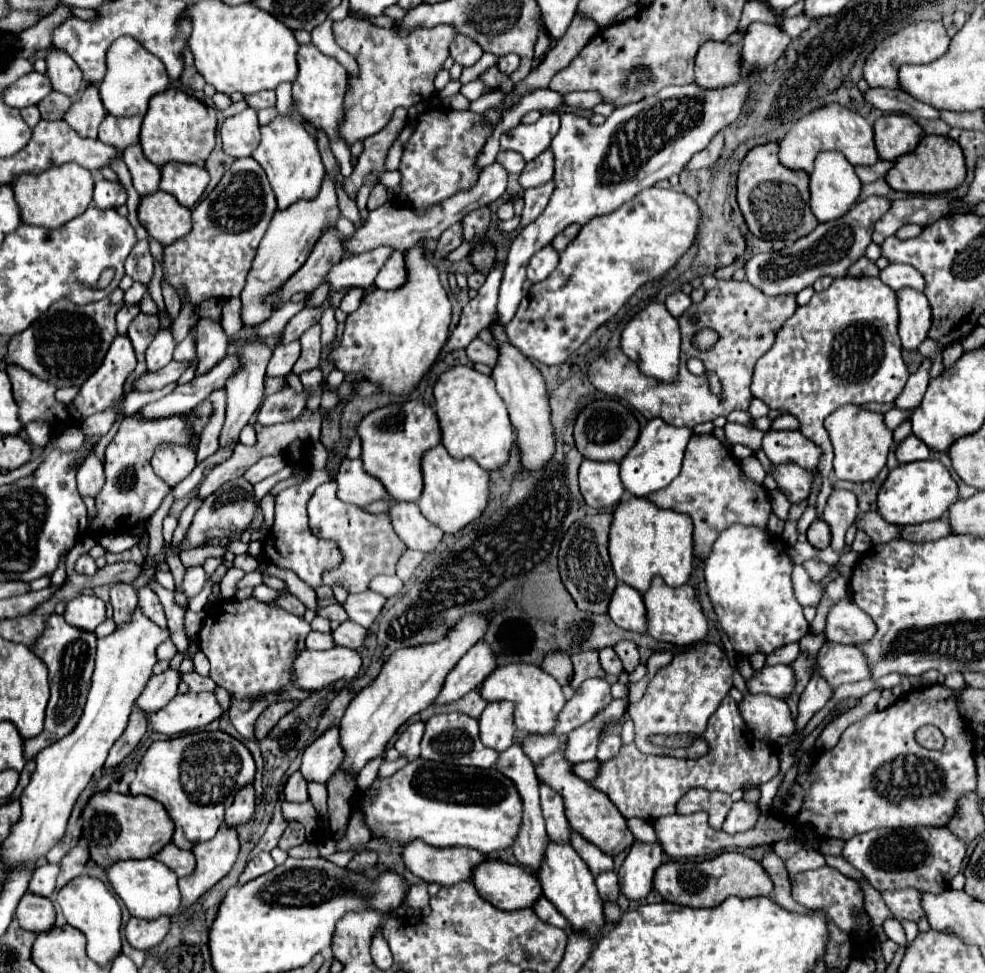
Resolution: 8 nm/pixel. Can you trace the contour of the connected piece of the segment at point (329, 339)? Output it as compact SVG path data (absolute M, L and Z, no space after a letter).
M327 308L323 317L321 317L321 327L323 327L323 333L321 333L321 343L325 347L331 347L333 341L335 341L335 335L337 335L337 321L335 321L335 311L332 308Z

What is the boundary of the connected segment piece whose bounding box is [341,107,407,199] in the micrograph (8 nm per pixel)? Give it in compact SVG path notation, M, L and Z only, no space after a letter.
M399 107L397 111L393 111L393 119L389 121L387 127L383 127L377 135L371 135L363 141L363 153L357 159L357 165L351 173L351 177L343 179L343 189L345 193L355 199L359 187L363 185L363 177L369 171L375 171L377 175L381 175L385 171L385 155L389 151L389 147L393 145L393 141L399 137L401 129L405 127L405 119L407 119L407 109Z

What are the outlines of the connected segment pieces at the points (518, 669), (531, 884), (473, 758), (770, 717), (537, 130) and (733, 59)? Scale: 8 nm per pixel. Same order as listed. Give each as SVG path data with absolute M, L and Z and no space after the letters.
M509 663L505 667L497 667L481 681L479 691L481 691L481 697L489 703L491 701L515 703L513 719L517 729L523 733L537 733L537 735L551 733L555 727L555 719L565 705L561 685L549 673L545 673L539 665L533 665L533 663Z
M499 859L485 861L473 871L477 891L501 911L533 909L533 903L543 897L537 875L527 873L519 865L509 865Z
M441 713L433 715L425 723L425 735L421 741L421 757L431 761L455 763L455 765L473 765L489 769L497 761L497 753L487 749L479 739L479 723L465 713Z
M745 695L739 703L741 717L757 739L775 745L779 737L795 731L795 721L783 699L773 695Z
M547 113L537 123L531 123L531 125L521 123L501 133L499 143L501 143L501 149L517 151L527 161L531 161L551 145L551 139L557 135L557 131L559 131L559 115Z
M705 41L695 61L695 83L703 89L717 89L735 83L743 73L741 47L719 41Z

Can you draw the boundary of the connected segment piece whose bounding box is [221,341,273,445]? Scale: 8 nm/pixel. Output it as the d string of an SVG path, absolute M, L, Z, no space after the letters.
M243 341L237 347L237 355L241 361L245 361L245 367L241 367L241 371L237 371L237 375L233 375L233 379L229 379L229 383L225 385L227 387L227 415L225 415L225 423L221 431L221 445L233 443L239 437L239 431L249 423L249 419L255 417L257 409L261 407L265 399L265 369L267 369L267 363L273 351L269 351L265 343L245 343Z

